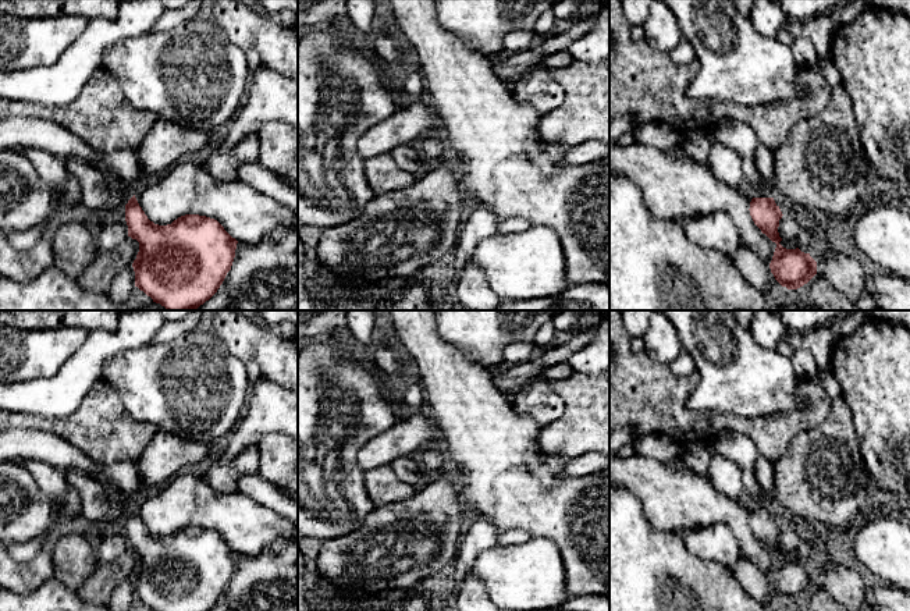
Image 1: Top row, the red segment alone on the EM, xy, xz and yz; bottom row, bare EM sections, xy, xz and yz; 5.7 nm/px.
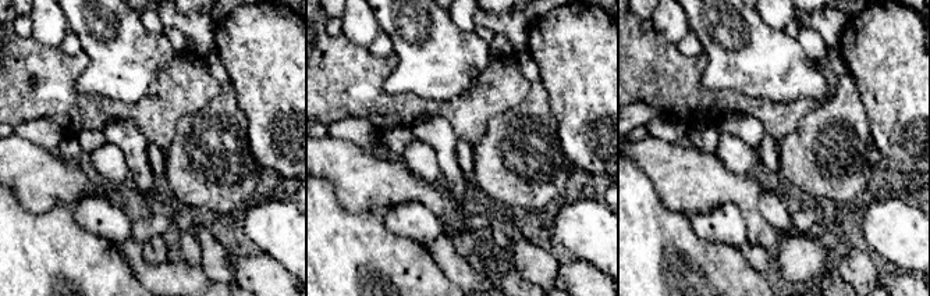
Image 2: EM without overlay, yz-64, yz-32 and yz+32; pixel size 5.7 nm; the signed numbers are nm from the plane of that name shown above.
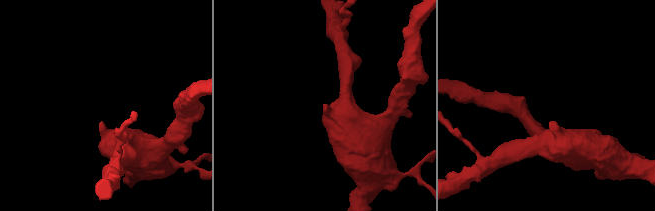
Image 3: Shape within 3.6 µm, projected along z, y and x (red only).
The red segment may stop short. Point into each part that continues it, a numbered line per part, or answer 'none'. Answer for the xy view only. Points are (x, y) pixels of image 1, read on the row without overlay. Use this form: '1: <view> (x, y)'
1: xy (125, 505)

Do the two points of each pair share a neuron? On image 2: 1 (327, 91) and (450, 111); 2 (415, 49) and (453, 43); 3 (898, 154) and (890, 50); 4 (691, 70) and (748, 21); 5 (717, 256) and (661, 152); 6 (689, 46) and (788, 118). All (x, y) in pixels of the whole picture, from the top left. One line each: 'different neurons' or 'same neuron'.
1: same neuron
2: same neuron
3: same neuron
4: different neurons
5: different neurons
6: different neurons

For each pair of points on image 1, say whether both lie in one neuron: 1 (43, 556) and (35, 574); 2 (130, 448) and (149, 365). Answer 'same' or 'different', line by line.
1: same
2: different

